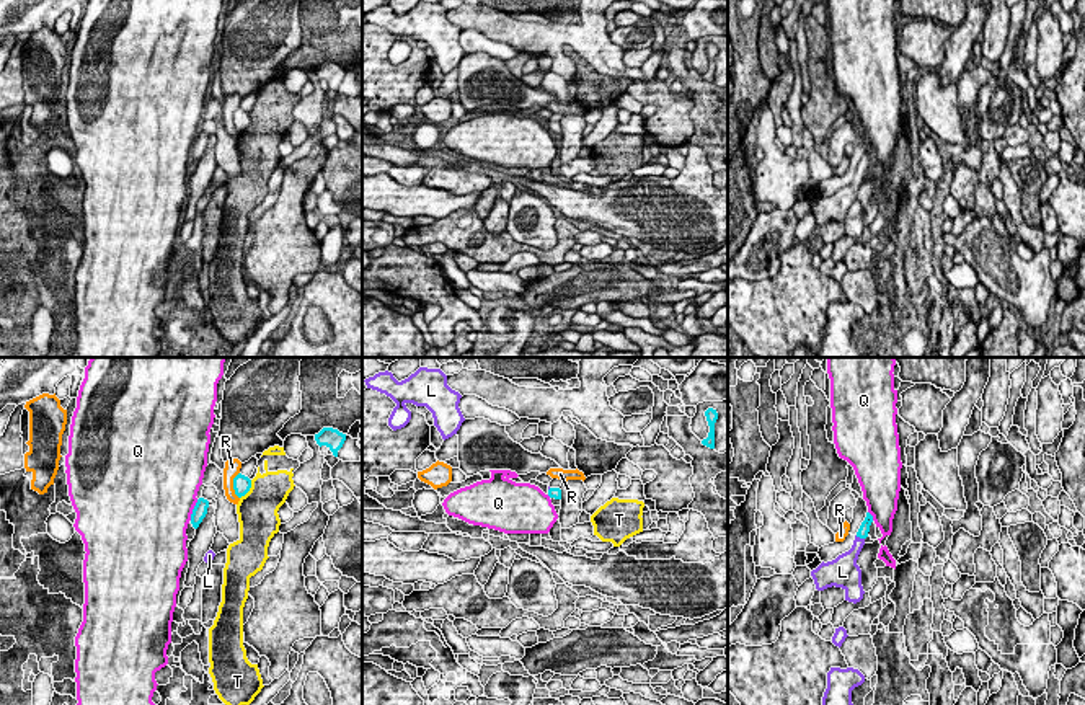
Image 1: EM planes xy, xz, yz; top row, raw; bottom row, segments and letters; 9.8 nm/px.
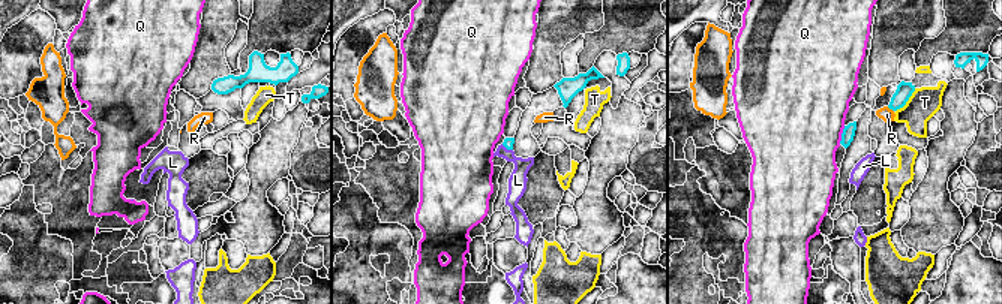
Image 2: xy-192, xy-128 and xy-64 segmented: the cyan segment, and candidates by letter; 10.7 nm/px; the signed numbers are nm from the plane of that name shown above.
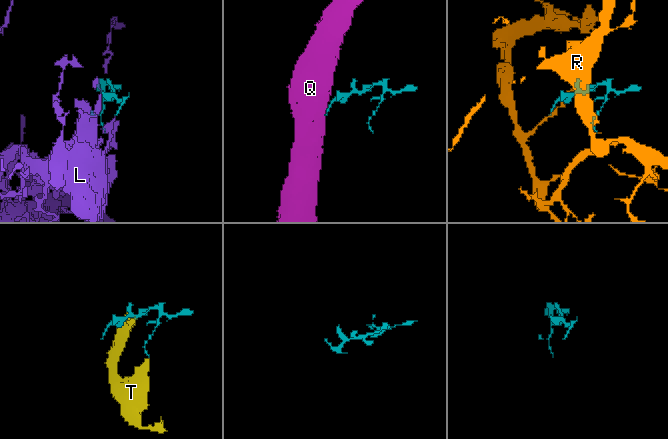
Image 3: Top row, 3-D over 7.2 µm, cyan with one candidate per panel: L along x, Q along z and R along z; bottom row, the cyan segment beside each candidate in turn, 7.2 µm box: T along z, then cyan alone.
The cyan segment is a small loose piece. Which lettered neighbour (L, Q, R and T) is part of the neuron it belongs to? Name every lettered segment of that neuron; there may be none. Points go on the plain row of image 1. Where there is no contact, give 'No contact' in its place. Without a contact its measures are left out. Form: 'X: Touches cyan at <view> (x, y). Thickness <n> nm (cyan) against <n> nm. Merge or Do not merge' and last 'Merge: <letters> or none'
L: Touches cyan at yz (860, 172). Thickness 100 nm (cyan) against 160 nm. Merge
Q: Touches cyan at xy (193, 144). Thickness 140 nm (cyan) against 500 nm. Do not merge
R: Touches cyan at xy (234, 119). Thickness 170 nm (cyan) against 160 nm. Do not merge
T: Touches cyan at xy (248, 124). Thickness 170 nm (cyan) against 380 nm. Do not merge
Merge: L

